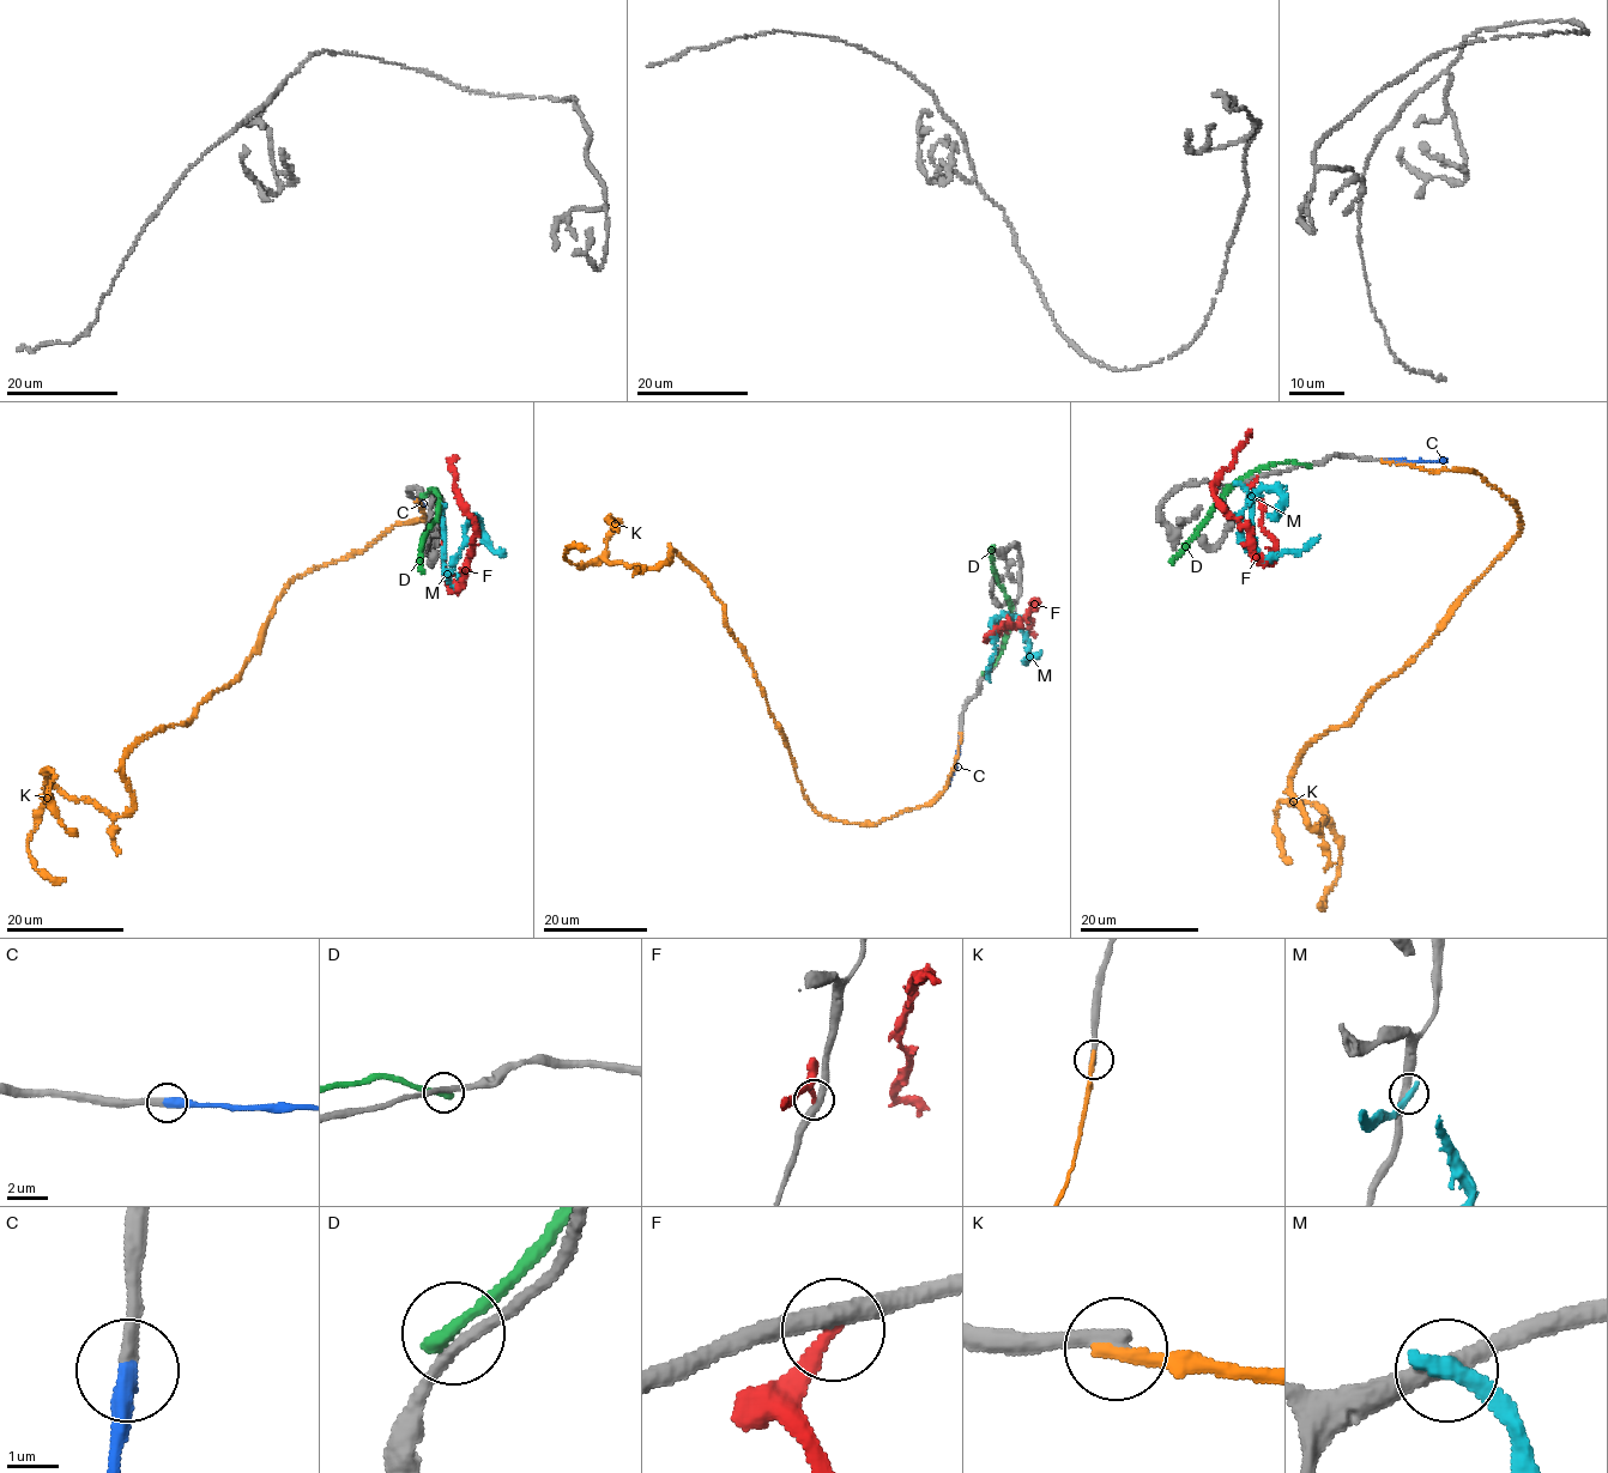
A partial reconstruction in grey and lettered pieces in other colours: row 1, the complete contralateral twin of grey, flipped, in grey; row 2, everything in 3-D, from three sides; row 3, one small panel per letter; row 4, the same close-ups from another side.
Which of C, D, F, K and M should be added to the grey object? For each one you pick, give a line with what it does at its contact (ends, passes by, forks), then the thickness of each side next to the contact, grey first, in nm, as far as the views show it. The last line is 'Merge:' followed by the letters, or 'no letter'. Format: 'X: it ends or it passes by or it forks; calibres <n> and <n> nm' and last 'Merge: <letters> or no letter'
C: it ends; calibres 300 and 440 nm
Merge: C

